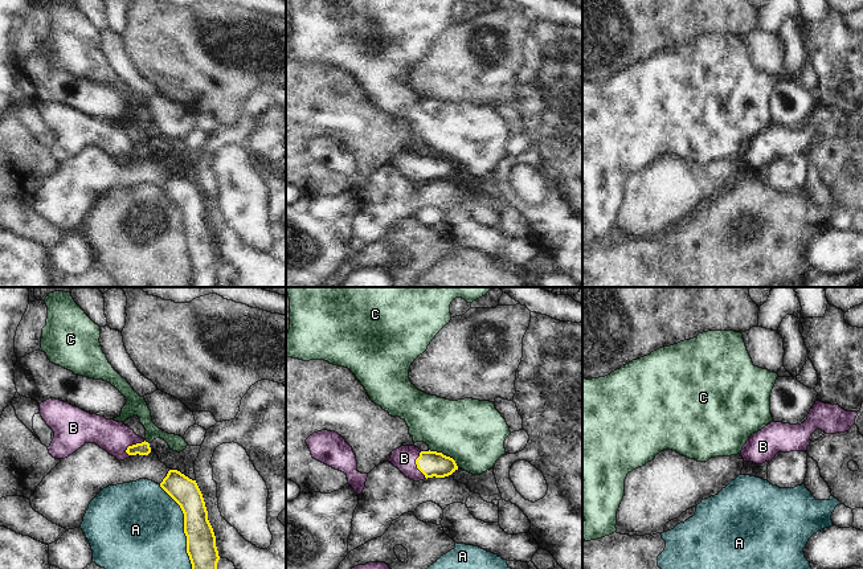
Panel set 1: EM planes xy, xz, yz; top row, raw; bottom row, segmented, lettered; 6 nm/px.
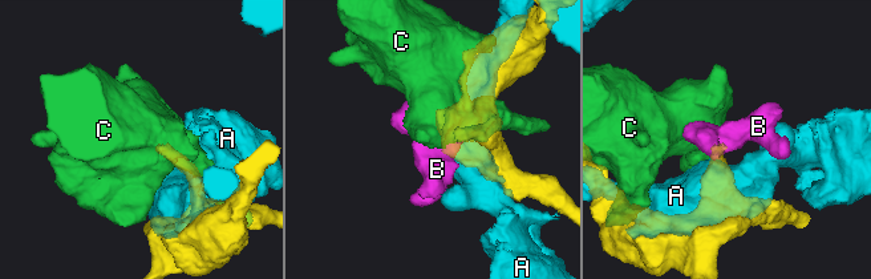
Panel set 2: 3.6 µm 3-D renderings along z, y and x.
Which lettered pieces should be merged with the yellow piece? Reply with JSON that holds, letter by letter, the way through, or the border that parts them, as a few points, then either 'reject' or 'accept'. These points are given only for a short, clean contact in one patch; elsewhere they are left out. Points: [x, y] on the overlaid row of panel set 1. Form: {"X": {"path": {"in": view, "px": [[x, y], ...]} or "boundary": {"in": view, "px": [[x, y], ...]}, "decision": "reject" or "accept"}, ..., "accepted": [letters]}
{"A": {"decision": "reject"}, "B": {"path": {"in": "xz", "px": [[430, 463], [416, 463], [404, 458]]}, "decision": "accept"}, "C": {"decision": "reject"}, "accepted": ["B"]}

